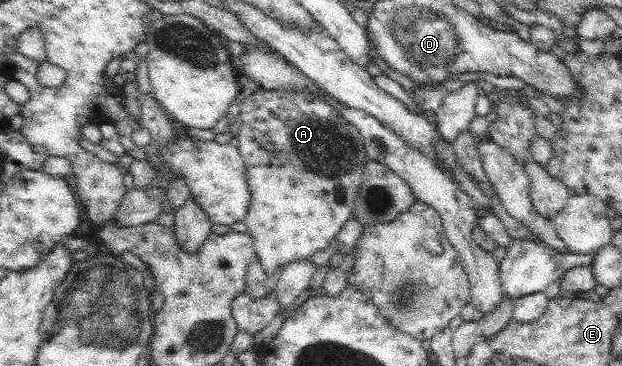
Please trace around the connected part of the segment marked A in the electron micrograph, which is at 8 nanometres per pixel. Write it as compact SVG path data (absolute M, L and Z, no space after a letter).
M261 89L254 91L248 97L240 98L241 112L240 112L240 126L236 131L235 138L237 141L237 150L243 158L248 187L250 188L250 205L246 217L243 222L247 226L247 233L254 240L254 251L256 257L260 260L262 267L271 273L272 271L281 270L288 262L292 260L301 260L310 258L317 251L322 251L329 246L330 241L336 237L338 232L343 228L347 219L352 217L354 211L354 201L356 201L358 189L361 186L363 178L363 169L365 164L369 161L364 147L364 138L360 135L360 130L350 120L347 120L338 112L334 110L332 104L326 102L326 99L318 98L316 94L310 92L293 92L280 89Z

